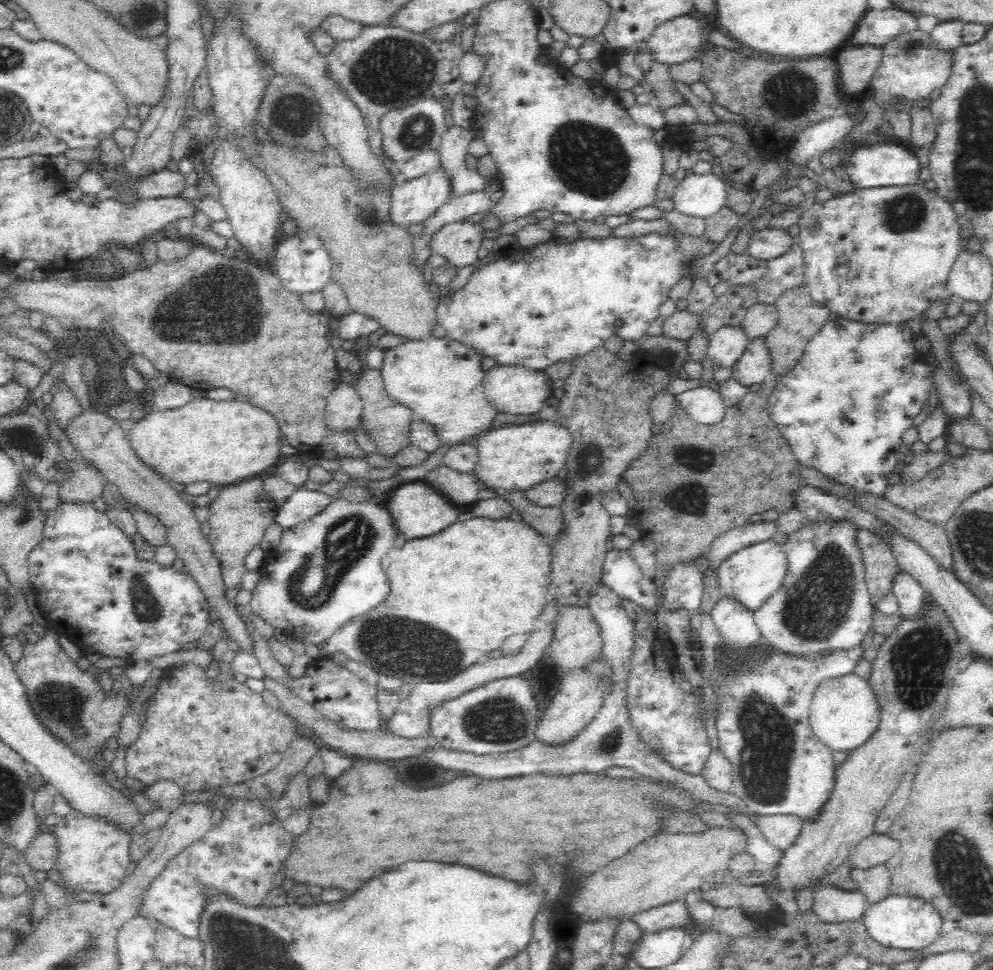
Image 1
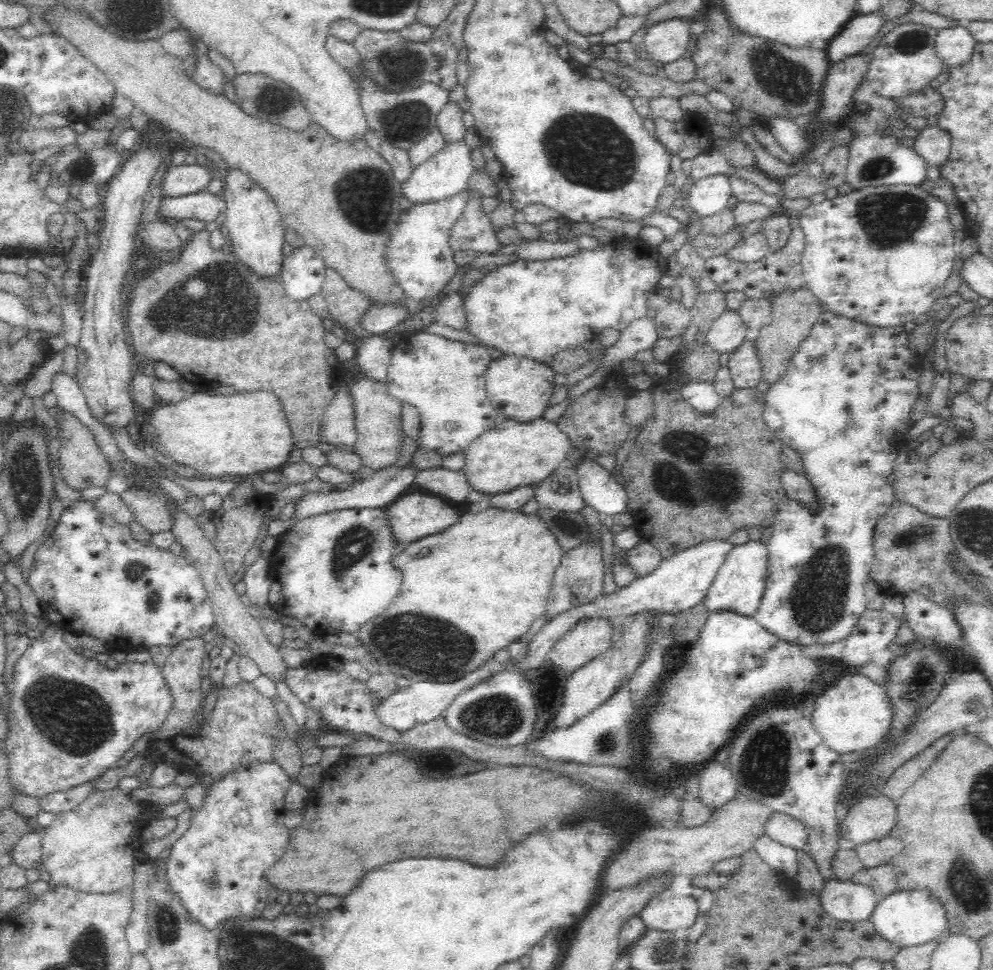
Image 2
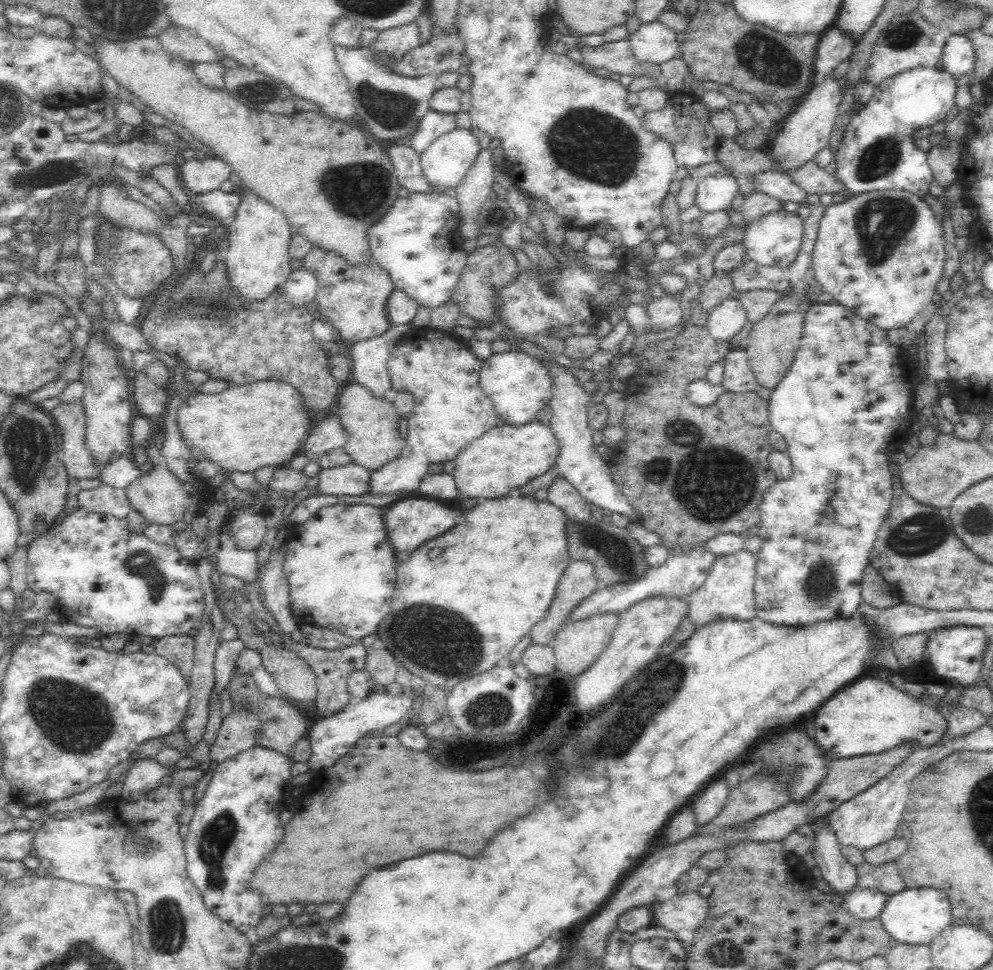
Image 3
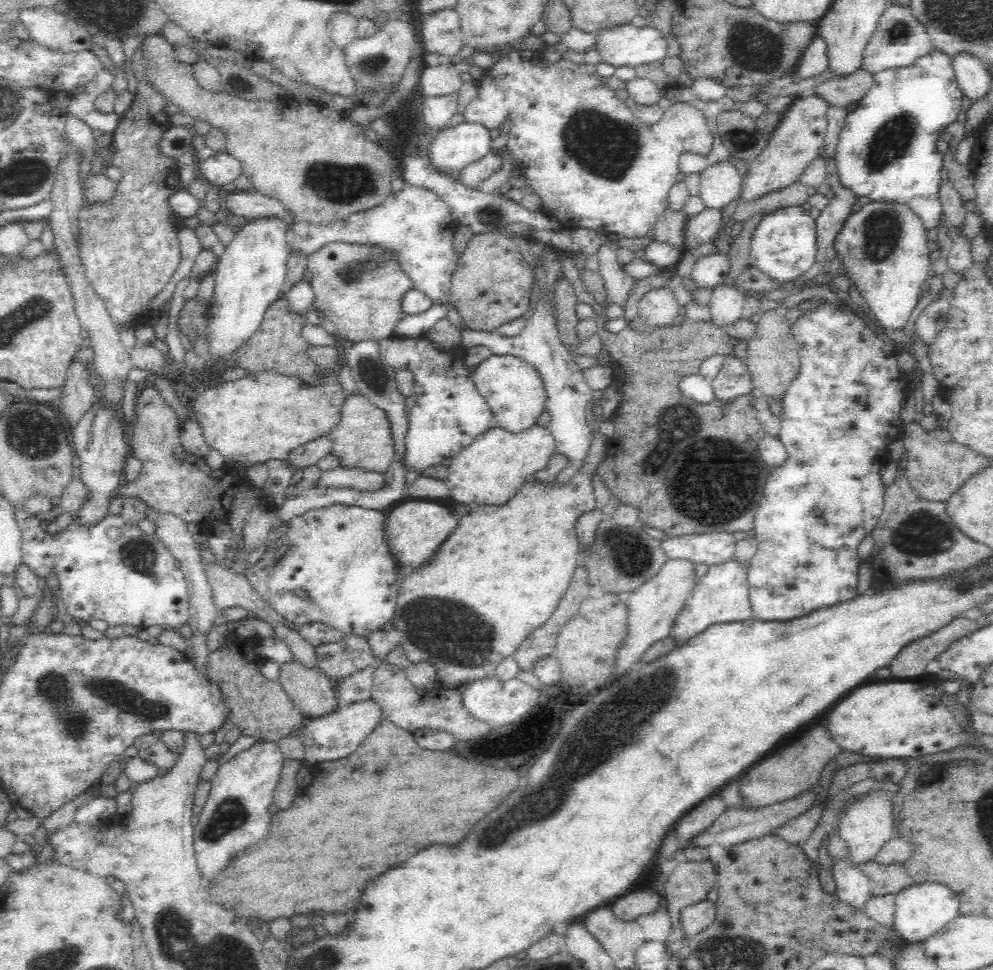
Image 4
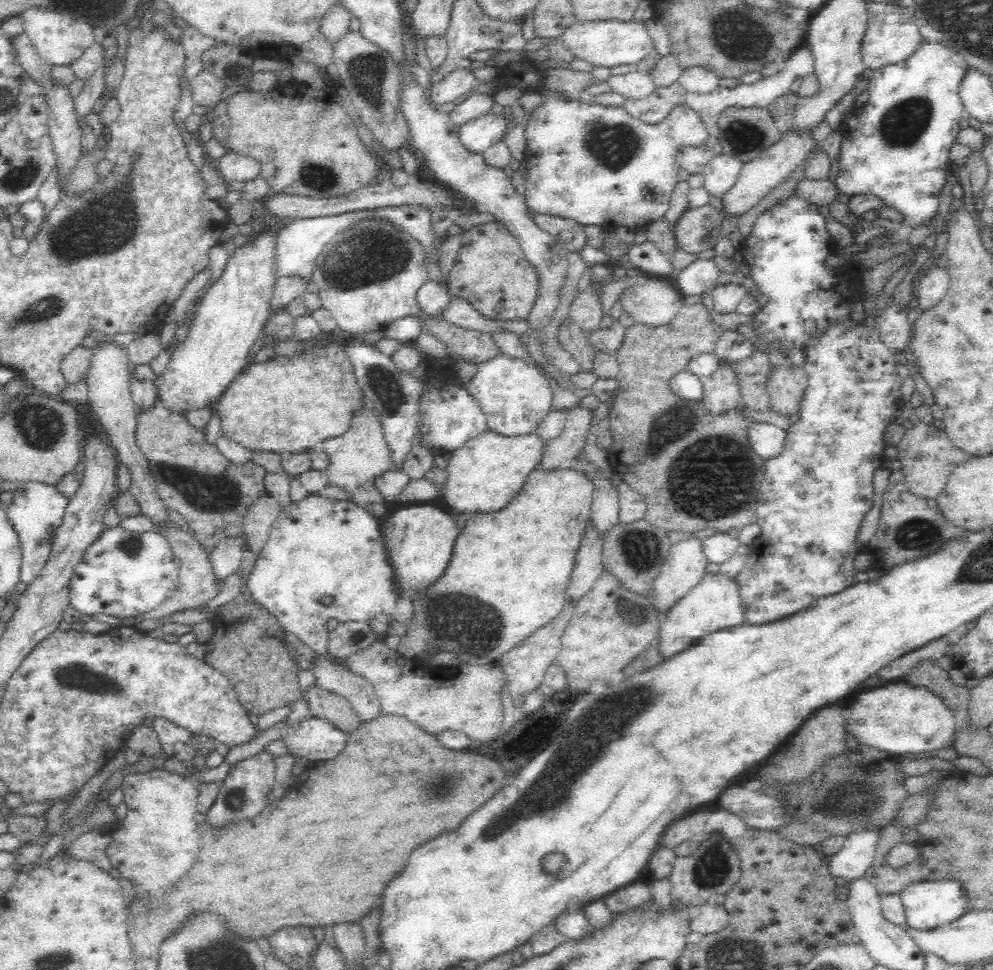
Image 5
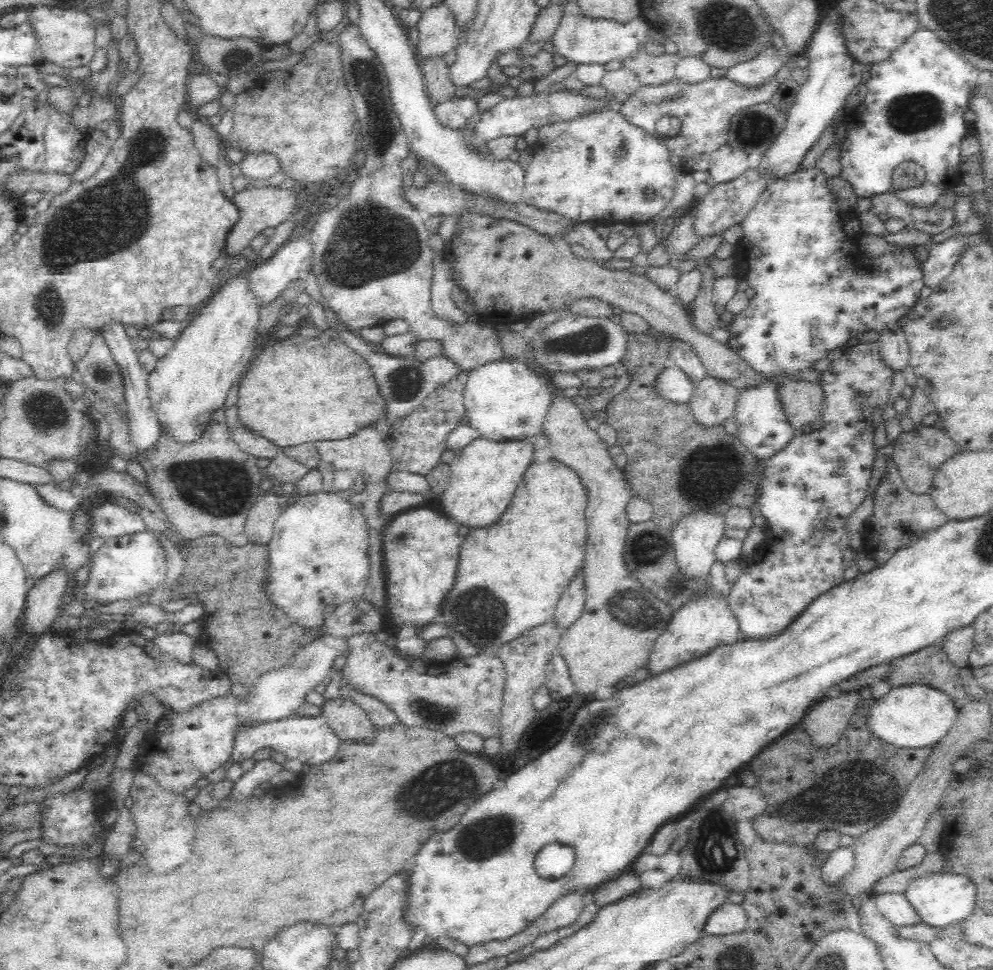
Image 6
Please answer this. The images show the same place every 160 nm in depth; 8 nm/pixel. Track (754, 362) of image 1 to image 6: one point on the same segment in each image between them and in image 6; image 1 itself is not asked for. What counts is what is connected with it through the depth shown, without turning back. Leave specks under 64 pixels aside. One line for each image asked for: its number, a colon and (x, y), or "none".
2: (745, 369)
3: (737, 377)
4: (734, 380)
5: (720, 393)
6: (713, 401)

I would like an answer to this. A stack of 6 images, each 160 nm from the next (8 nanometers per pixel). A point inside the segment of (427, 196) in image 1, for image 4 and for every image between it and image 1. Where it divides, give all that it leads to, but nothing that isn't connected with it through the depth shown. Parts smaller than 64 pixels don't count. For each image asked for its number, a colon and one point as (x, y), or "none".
2: (447, 171)
3: (447, 159)
4: (459, 146)

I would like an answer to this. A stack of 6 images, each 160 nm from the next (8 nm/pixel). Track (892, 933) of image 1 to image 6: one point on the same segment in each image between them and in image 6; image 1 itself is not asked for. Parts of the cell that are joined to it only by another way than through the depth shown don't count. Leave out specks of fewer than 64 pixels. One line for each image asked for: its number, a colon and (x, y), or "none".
2: (911, 917)
3: (915, 915)
4: (923, 909)
5: (929, 903)
6: (942, 898)

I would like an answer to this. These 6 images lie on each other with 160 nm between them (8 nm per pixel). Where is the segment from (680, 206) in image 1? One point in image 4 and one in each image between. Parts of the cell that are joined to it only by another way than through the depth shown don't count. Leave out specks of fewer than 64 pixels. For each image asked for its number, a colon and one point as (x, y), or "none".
2: (709, 196)
3: (715, 192)
4: (720, 183)

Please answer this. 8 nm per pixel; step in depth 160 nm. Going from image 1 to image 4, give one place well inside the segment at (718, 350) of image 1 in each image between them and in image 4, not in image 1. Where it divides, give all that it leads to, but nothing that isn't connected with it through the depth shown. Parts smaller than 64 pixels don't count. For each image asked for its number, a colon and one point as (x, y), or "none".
2: (728, 331)
3: (725, 320)
4: (725, 303)

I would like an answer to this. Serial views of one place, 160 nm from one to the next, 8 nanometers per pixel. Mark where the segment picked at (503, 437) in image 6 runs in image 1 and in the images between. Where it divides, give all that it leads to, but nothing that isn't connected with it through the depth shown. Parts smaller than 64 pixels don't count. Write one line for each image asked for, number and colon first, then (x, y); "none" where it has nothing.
1: (516, 389)
2: (521, 388)
3: (518, 386)
4: (514, 390)
5: (514, 397)

